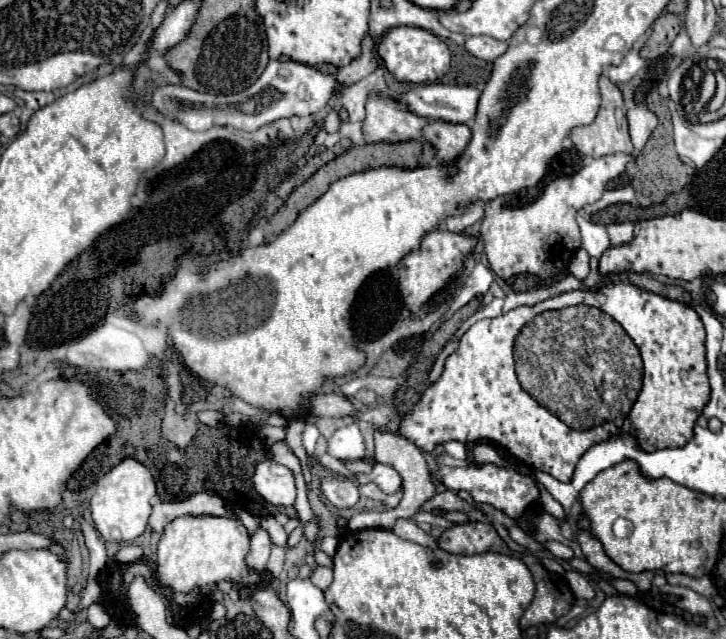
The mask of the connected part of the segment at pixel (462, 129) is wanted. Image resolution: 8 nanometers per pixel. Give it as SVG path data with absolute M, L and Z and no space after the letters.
M428 122L424 128L424 138L436 148L438 166L452 166L456 158L464 152L470 142L470 128L466 124L446 124Z

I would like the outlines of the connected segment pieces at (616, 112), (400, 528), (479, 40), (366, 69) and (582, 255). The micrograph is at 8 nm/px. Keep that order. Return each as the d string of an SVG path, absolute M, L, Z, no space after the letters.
M606 76L600 78L600 94L602 94L602 106L600 112L596 116L596 120L590 126L582 126L582 128L574 128L570 138L574 142L574 148L578 150L578 154L582 156L590 156L590 158L602 158L608 154L632 154L632 142L628 136L628 124L626 124L626 106L624 106L624 98L622 92L618 90L616 84L612 84Z
M398 518L396 524L394 524L394 528L392 528L392 532L394 532L396 536L400 536L400 538L404 538L404 540L410 540L410 542L416 542L416 544L420 544L420 546L436 548L436 540L434 540L430 534L422 532L422 530L420 530L414 522L410 522L410 520Z
M470 36L470 38L466 38L464 48L472 56L476 56L476 58L486 60L486 62L492 62L500 54L504 54L504 50L508 48L508 44L506 42L500 42L500 40L494 40L490 36Z
M364 38L362 42L362 52L358 58L354 58L348 66L342 66L338 70L338 80L346 86L370 76L374 70L378 68L378 58L374 52L374 40L372 38Z
M578 248L578 250L574 252L574 256L572 256L572 262L570 262L568 270L570 270L578 280L582 280L582 278L588 276L588 270L590 270L588 260L590 260L588 252L586 252L584 248Z

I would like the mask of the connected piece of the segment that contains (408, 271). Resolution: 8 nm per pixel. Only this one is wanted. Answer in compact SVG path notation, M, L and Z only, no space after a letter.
M434 230L426 234L420 242L420 248L406 254L398 264L398 285L400 285L398 288L404 298L405 307L412 312L418 312L420 306L432 298L434 292L444 288L444 284L456 274L456 270L464 268L464 258L474 248L476 242L478 242L476 238L442 232L442 230Z

